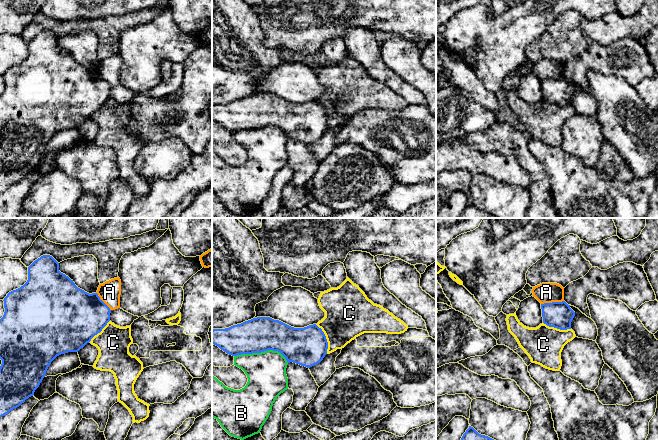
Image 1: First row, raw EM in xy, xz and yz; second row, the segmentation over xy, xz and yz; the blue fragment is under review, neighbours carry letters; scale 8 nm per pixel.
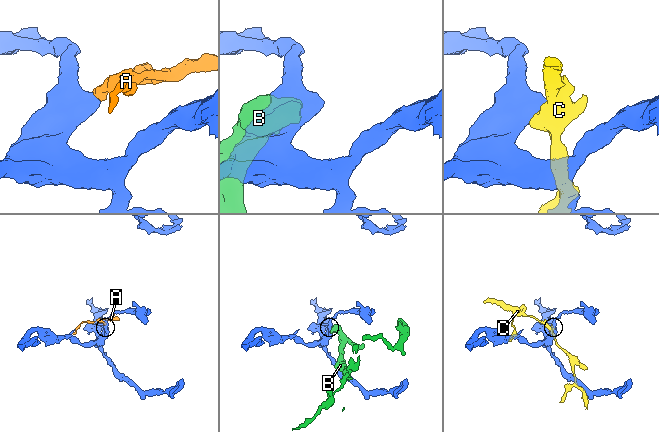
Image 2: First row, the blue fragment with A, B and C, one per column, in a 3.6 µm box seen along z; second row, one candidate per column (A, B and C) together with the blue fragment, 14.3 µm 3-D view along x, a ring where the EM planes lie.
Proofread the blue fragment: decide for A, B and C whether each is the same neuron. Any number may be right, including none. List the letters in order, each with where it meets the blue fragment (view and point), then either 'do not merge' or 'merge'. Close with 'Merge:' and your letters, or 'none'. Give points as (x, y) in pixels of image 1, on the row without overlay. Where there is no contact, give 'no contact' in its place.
A: yz (552, 78) | do not merge
B: xz (262, 127) | do not merge
C: xz (325, 114) | do not merge
Merge: none

